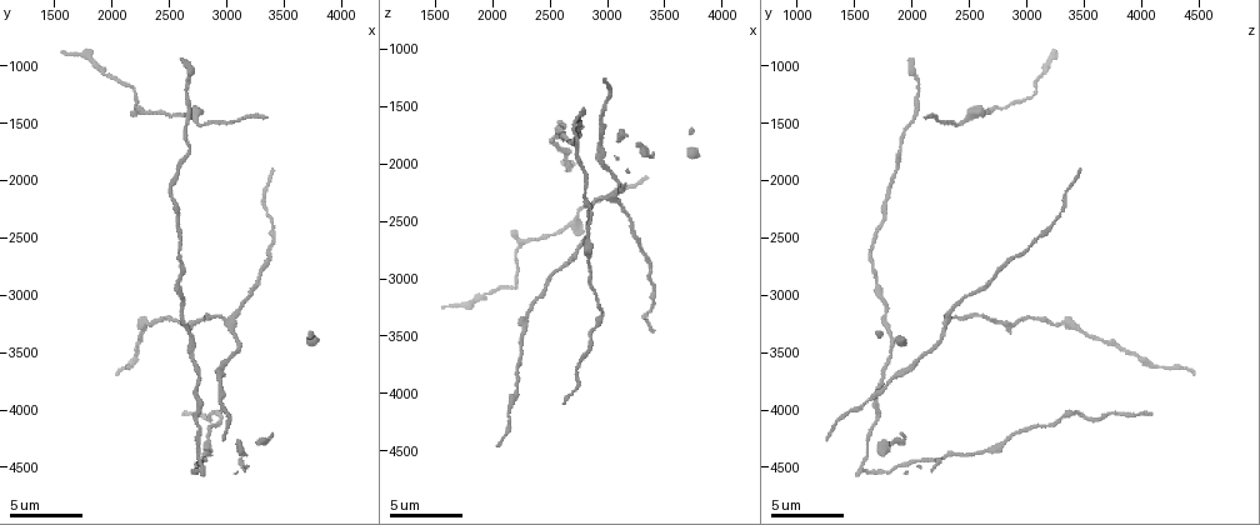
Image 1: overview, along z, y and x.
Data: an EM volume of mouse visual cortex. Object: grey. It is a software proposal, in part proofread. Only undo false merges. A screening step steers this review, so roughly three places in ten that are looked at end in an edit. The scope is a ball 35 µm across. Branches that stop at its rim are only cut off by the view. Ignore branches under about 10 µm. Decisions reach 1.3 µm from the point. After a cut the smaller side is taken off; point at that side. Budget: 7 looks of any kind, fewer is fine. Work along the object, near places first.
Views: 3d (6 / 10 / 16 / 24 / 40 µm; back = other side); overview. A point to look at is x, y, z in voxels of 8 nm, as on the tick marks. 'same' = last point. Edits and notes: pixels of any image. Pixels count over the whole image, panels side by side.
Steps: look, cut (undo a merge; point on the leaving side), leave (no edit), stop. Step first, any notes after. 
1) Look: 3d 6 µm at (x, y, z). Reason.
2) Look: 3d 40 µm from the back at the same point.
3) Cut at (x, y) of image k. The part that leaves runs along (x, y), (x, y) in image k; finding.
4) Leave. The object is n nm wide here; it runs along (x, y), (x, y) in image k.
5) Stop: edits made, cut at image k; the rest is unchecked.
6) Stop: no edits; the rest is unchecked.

Look: 3d 16 µm at (2780, 3960, 1680). A fork.

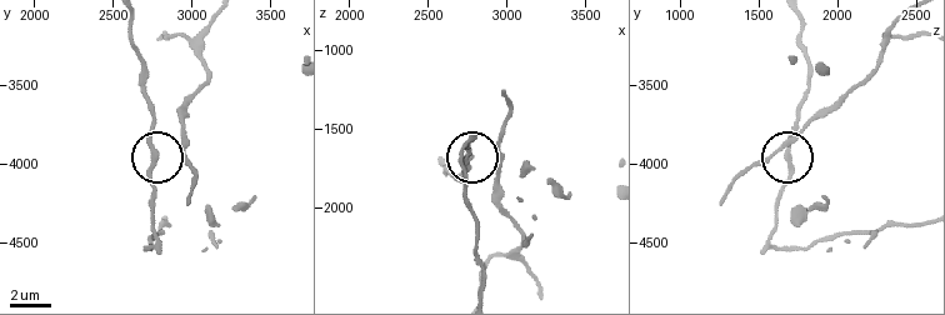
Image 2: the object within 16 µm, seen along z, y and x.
Leave. It runs along (806, 56), (810, 85), (786, 156), (790, 176), (775, 220) in image 2; one neuron here.

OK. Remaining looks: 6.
Look: 3d 10 µm at (3000, 3220, 2320). Branch point.

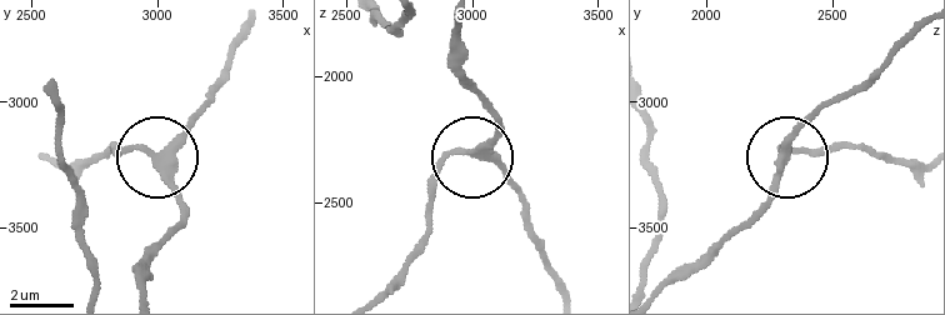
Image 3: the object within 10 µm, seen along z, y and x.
Leave. 3 arms meet here; one neuron here.

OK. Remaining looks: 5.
Look: 3d 16 µm at (2260, 1380, 2720). Calibre changes.

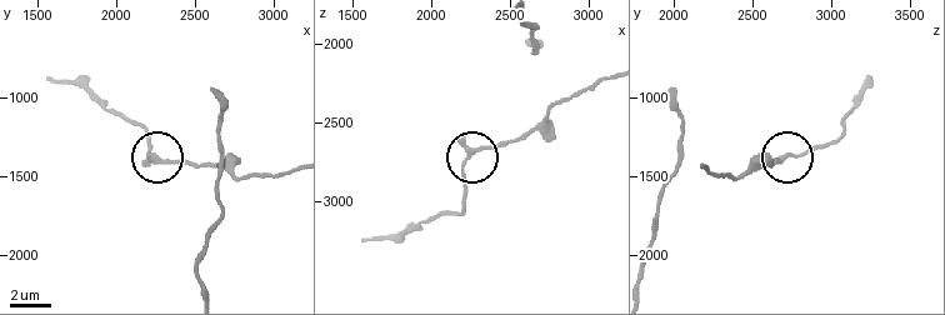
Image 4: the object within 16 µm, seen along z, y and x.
Look: 3d 16 µm from the back at (2260, 1400, 2680).

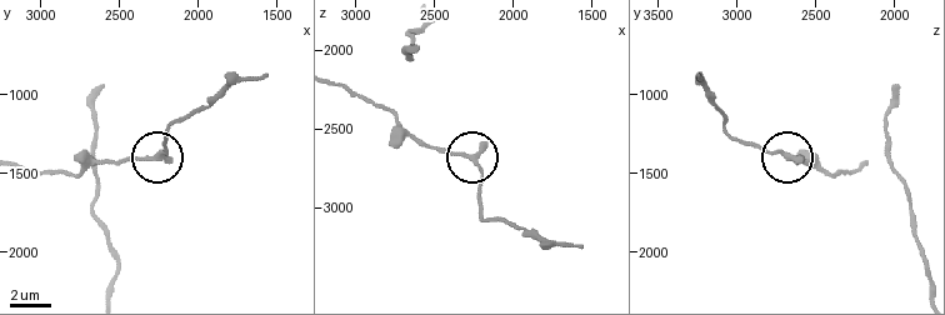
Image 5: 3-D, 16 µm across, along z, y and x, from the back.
Leave. One neuron here.

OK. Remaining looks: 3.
Stop: no edits; the rest is unchecked.

